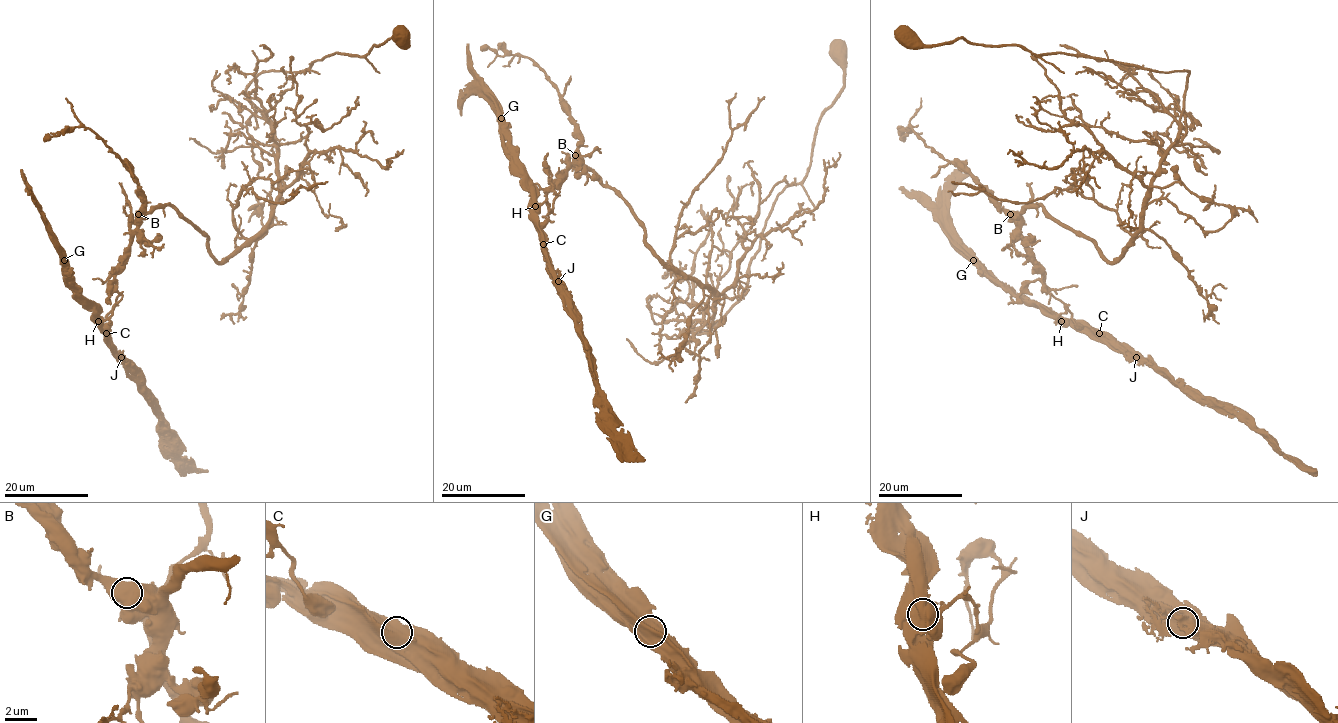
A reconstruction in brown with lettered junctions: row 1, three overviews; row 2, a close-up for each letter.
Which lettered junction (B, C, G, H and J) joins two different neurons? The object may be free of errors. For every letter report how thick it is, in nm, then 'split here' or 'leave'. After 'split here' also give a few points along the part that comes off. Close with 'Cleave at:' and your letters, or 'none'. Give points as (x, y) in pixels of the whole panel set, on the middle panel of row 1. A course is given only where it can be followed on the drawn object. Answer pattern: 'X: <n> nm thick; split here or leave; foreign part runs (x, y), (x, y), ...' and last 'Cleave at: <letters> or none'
B: 1000 nm thick; leave
C: 1100 nm thick; leave
G: 1300 nm thick; leave
H: 1250 nm thick; split here; foreign part runs (534, 206), (547, 271), (577, 320), (586, 355), (592, 362), (596, 394), (615, 432), (643, 461)
J: 1200 nm thick; leave
Cleave at: H

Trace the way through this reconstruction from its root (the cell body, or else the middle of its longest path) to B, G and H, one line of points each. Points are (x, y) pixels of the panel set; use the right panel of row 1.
B: (904, 39), (964, 38), (1188, 72), (1177, 141), (1118, 258), (1110, 262), (1040, 205), (1010, 214)
G: (904, 39), (1188, 72), (1177, 141), (1118, 258), (1040, 205), (1021, 215), (1058, 319), (973, 260)
H: (904, 39), (1188, 72), (1177, 141), (1118, 258), (1040, 205), (1021, 215), (1061, 322)

